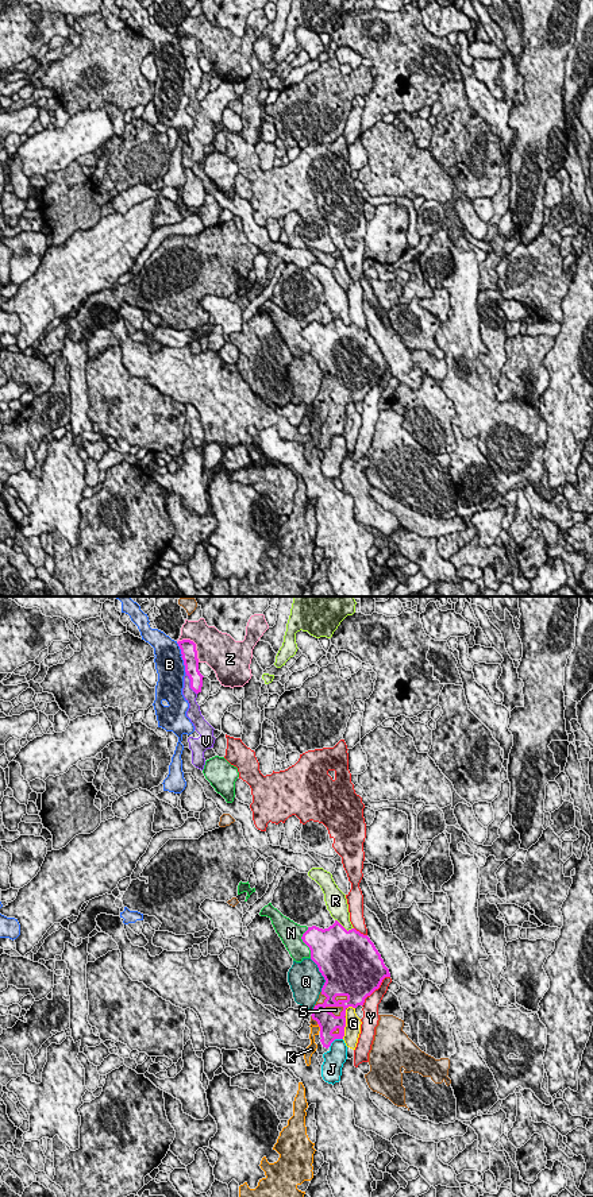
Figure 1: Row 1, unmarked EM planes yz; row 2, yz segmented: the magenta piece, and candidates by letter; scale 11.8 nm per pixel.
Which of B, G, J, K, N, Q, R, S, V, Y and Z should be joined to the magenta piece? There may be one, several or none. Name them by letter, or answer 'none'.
K

